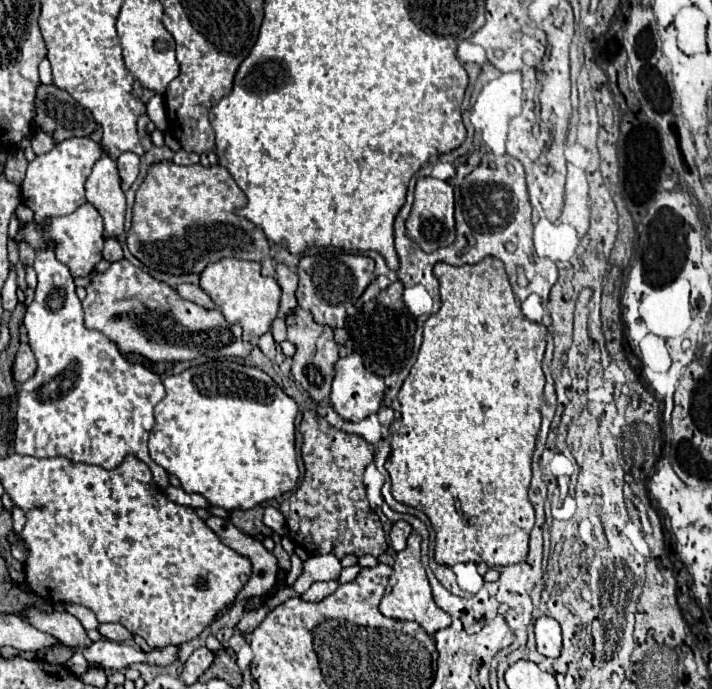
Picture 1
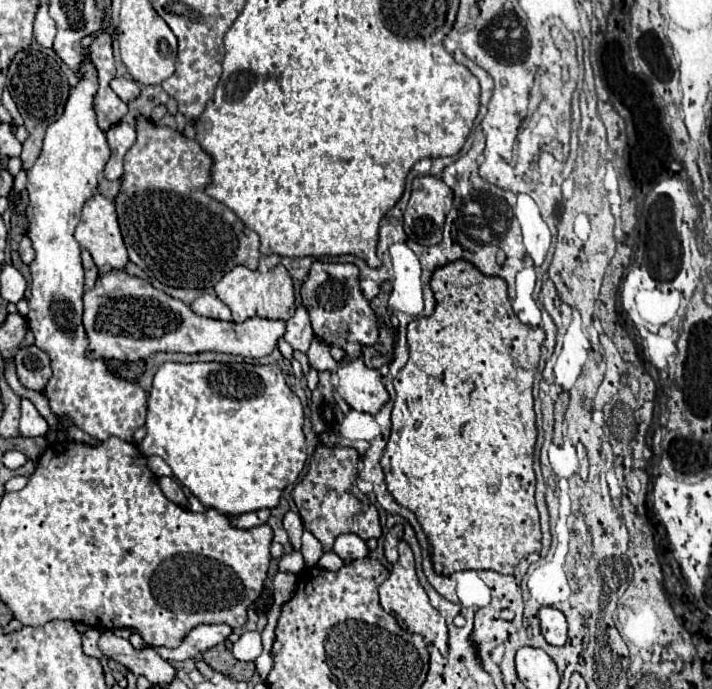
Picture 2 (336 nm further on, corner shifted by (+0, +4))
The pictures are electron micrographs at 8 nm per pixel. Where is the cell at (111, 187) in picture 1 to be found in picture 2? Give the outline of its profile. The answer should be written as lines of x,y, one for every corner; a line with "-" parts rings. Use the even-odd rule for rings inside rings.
95,194
91,200
85,202
81,222
75,228
75,240
81,244
81,248
89,250
89,254
91,254
91,258
93,258
93,262
99,270
103,270
103,268
125,270
129,258
127,258
127,248
125,248
123,238
121,238
121,230
119,230
113,200
107,200
105,196

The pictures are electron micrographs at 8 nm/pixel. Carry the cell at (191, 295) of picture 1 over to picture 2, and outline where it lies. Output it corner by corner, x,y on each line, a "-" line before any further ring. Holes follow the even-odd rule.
211,292
199,296
199,298
193,302
191,310
193,310
195,314
199,314
199,316
213,318
213,320
227,320
227,322
233,320
233,318
231,318
231,310
229,310
215,294
211,294

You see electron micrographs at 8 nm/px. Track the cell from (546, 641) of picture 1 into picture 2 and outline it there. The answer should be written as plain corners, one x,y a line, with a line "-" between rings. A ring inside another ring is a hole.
549,606
541,608
539,620
541,620
541,634
549,644
563,646
567,642
567,620
561,610

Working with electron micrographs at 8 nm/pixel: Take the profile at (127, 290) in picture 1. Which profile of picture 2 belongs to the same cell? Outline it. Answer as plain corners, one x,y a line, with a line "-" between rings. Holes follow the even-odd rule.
105,270
95,284
93,290
83,294
83,326
89,338
89,346
85,356
87,358
103,358
103,360
121,360
121,362
137,362
145,360
153,352
185,352
185,354
197,354
197,352
225,352
225,354
239,354
249,358
263,358
271,354
277,348
279,338
285,334
285,322
283,320
267,320
267,318
249,318
241,324
237,322
223,322
223,320
211,320
197,316
187,304
183,304
177,298
167,296
165,292
153,288
147,280
129,276
119,270

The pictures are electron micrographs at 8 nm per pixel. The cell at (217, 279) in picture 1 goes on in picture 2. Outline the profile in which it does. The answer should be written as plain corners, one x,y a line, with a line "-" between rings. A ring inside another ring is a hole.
283,264
267,272
249,270
247,266
237,266
221,278
221,282
215,286
215,292
229,306
235,322
245,322
247,318
253,318
253,316
271,318
271,320
289,320
297,308
293,282

